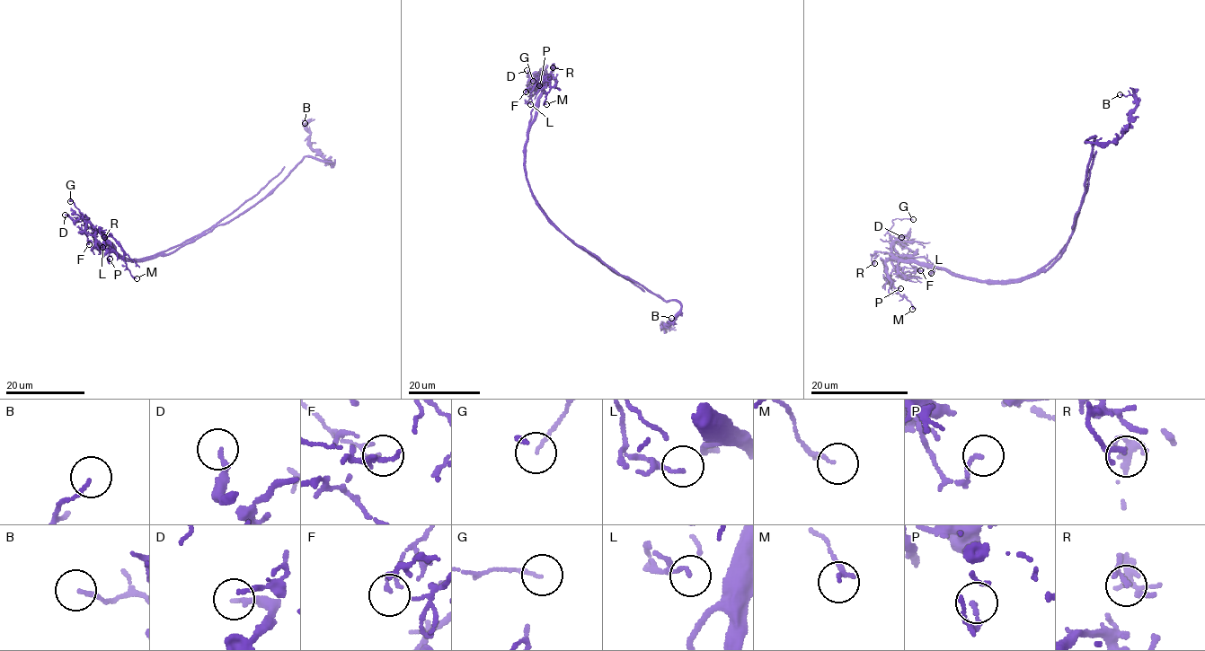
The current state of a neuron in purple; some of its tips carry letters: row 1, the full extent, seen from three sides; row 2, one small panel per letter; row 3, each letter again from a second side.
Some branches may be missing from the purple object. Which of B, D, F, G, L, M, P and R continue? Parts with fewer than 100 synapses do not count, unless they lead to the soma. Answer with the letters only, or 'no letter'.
no letter

